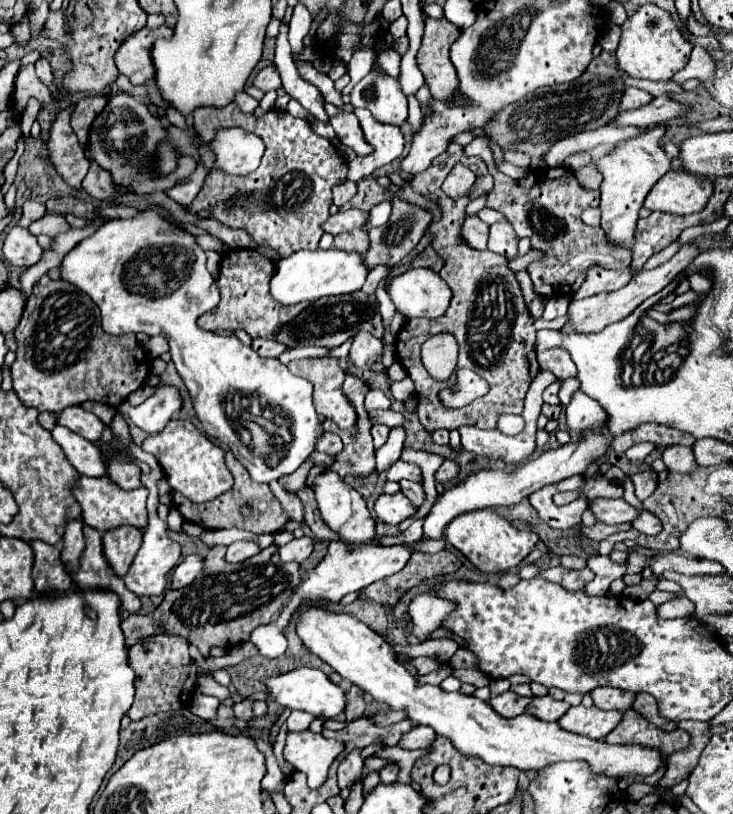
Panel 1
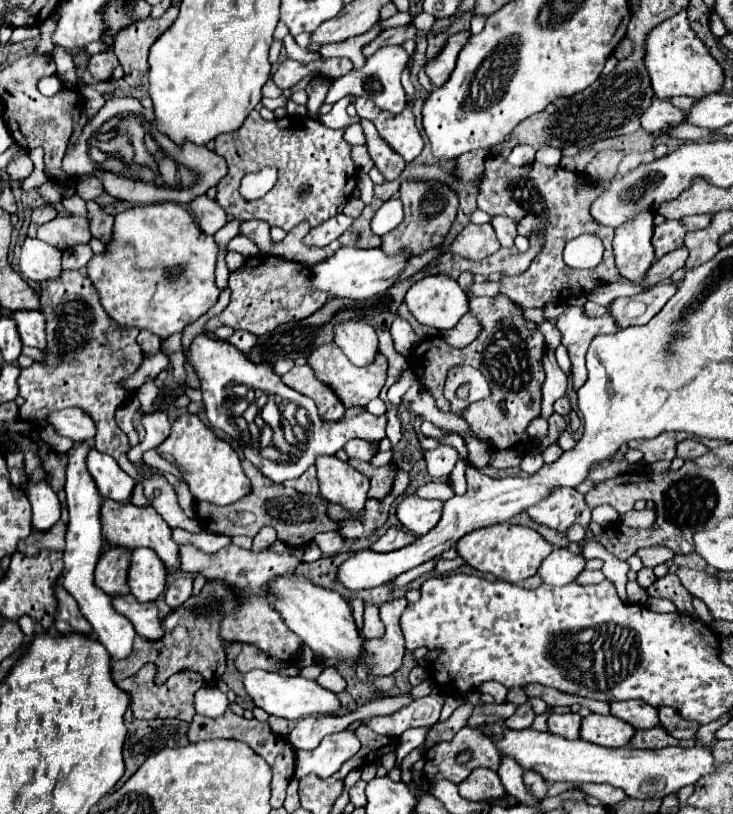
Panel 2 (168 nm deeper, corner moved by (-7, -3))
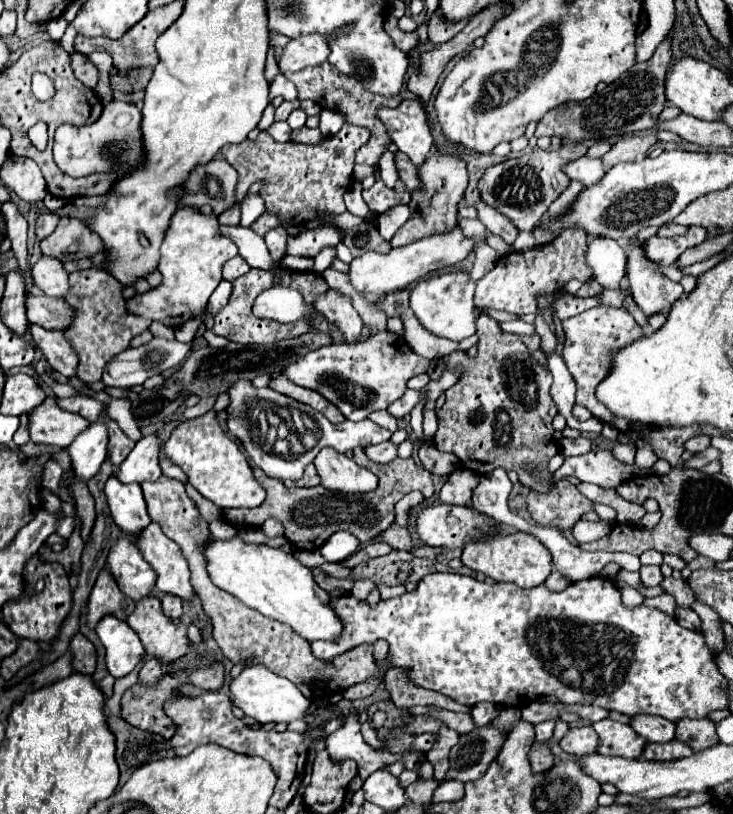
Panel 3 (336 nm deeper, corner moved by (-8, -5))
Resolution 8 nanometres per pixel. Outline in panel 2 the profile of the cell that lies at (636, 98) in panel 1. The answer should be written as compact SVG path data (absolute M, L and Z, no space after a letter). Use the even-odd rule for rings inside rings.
M653 98L651 106L641 114L641 126L647 132L655 132L665 126L677 126L679 122L683 122L683 116L685 114L679 108L675 108L669 100Z

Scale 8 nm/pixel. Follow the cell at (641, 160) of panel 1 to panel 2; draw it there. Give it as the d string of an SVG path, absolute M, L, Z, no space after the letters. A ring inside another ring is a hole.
M641 210L635 214L631 220L615 228L615 238L613 238L613 252L615 252L615 266L619 274L631 282L641 282L645 270L655 262L655 250L651 244L653 236L653 212L651 210Z

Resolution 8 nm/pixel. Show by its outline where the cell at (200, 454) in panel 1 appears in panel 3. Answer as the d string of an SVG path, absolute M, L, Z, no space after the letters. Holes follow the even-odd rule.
M216 410L180 424L164 444L164 450L188 474L188 482L218 508L256 508L266 498L266 490L256 482L246 456L218 424Z

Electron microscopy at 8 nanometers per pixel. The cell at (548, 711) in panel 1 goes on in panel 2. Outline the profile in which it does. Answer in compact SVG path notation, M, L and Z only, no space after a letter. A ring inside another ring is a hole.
M551 712L547 720L549 732L565 738L579 738L579 726L581 726L581 716L577 712L567 712L567 714Z

